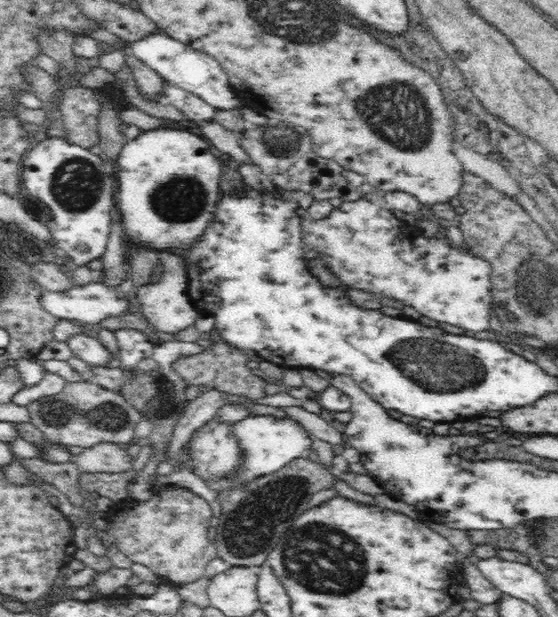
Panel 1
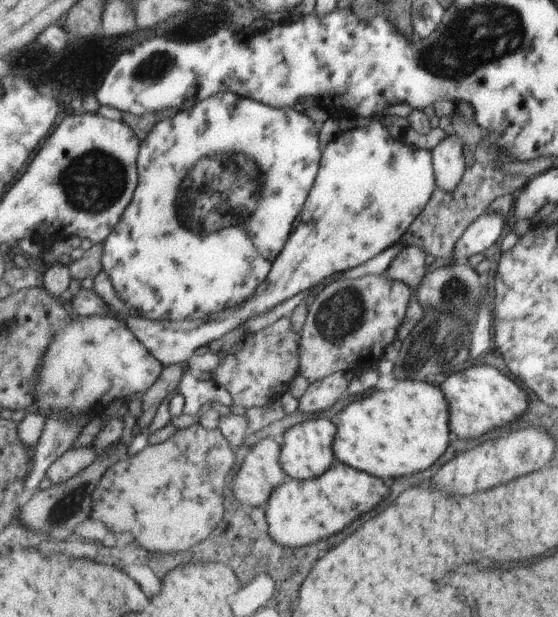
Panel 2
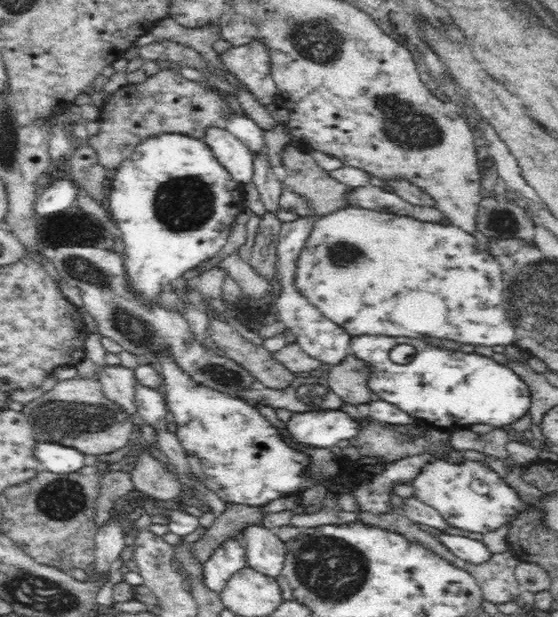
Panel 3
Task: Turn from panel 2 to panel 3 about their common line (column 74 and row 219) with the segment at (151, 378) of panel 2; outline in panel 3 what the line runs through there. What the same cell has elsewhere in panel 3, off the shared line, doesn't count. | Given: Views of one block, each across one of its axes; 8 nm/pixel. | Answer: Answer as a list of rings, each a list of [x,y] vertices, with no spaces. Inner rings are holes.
[[[352,206],[348,210],[340,210],[332,216],[320,218],[318,222],[314,222],[314,230],[312,230],[312,238],[308,240],[308,246],[302,254],[300,266],[298,266],[298,276],[296,276],[296,284],[300,288],[302,294],[308,296],[308,300],[312,302],[312,306],[316,306],[324,318],[332,320],[334,324],[338,324],[342,330],[346,330],[352,340],[354,338],[396,338],[396,340],[404,340],[404,338],[438,338],[438,340],[452,340],[458,344],[466,344],[466,346],[486,346],[486,348],[506,348],[512,346],[516,342],[516,334],[514,334],[514,326],[510,324],[512,318],[508,320],[506,314],[510,314],[504,306],[504,278],[502,278],[502,270],[500,270],[500,262],[496,262],[494,256],[490,256],[488,248],[484,244],[480,244],[474,236],[466,234],[464,230],[456,228],[456,226],[444,226],[444,224],[432,224],[432,222],[422,222],[416,218],[408,218],[408,216],[398,216],[398,214],[386,214],[380,210],[366,210],[360,206]]]

